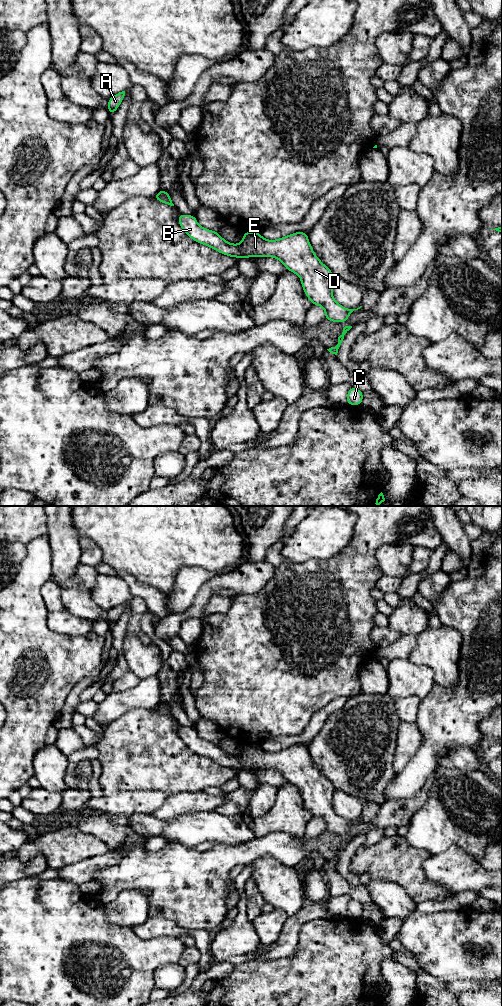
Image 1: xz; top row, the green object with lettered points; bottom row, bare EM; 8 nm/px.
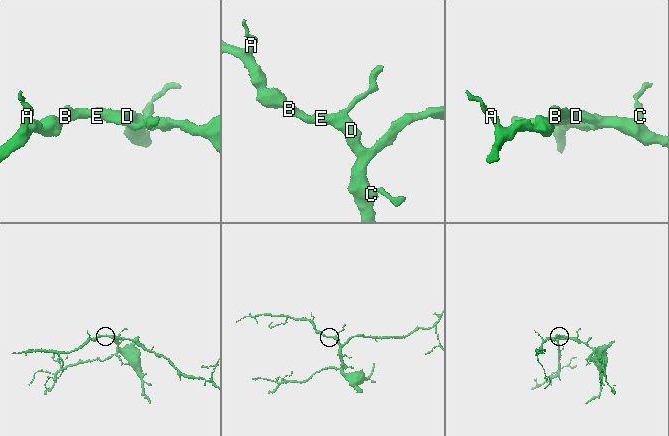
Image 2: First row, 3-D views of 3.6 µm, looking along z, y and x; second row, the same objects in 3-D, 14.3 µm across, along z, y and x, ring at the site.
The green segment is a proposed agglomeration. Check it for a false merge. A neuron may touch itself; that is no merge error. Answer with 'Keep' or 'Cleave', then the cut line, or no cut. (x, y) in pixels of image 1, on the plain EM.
Keep. No split

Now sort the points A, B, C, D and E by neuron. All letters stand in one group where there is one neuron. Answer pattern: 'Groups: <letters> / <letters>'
Groups: A B C D E

